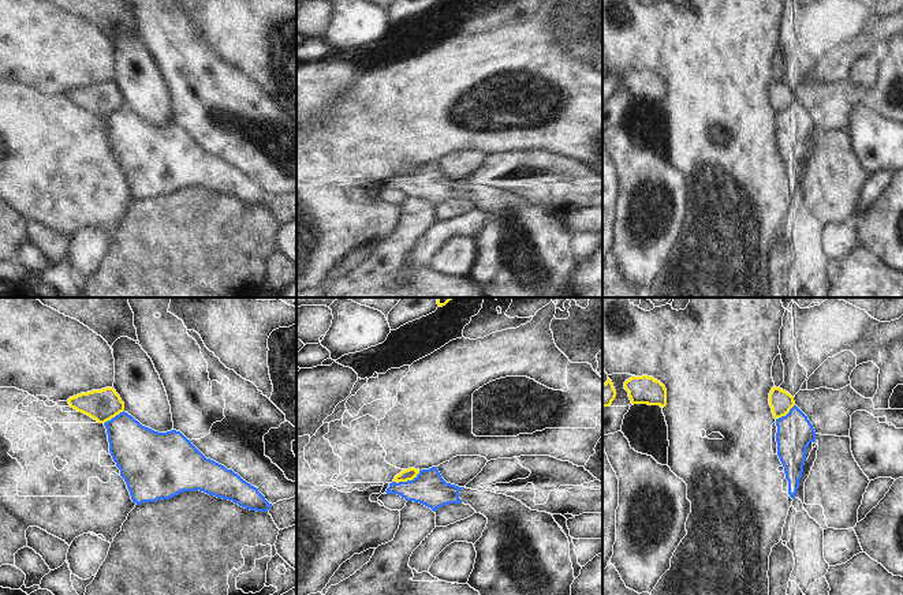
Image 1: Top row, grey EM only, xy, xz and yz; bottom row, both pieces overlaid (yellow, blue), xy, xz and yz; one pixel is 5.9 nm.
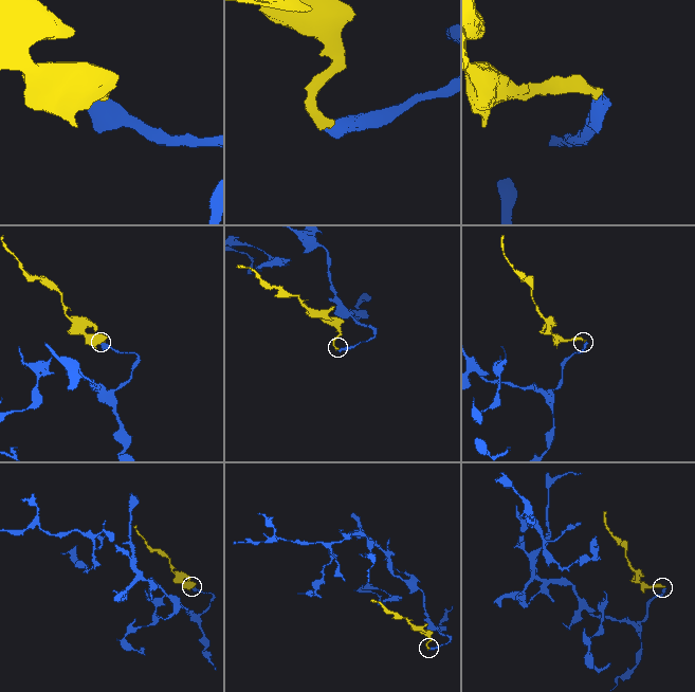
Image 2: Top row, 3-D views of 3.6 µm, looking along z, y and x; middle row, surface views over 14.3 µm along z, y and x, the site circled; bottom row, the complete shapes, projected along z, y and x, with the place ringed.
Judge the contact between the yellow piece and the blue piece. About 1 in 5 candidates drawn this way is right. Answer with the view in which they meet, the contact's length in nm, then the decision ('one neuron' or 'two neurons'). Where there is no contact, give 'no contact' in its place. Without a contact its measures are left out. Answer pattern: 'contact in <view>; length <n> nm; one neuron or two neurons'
contact in xz; length 170 nm; two neurons

